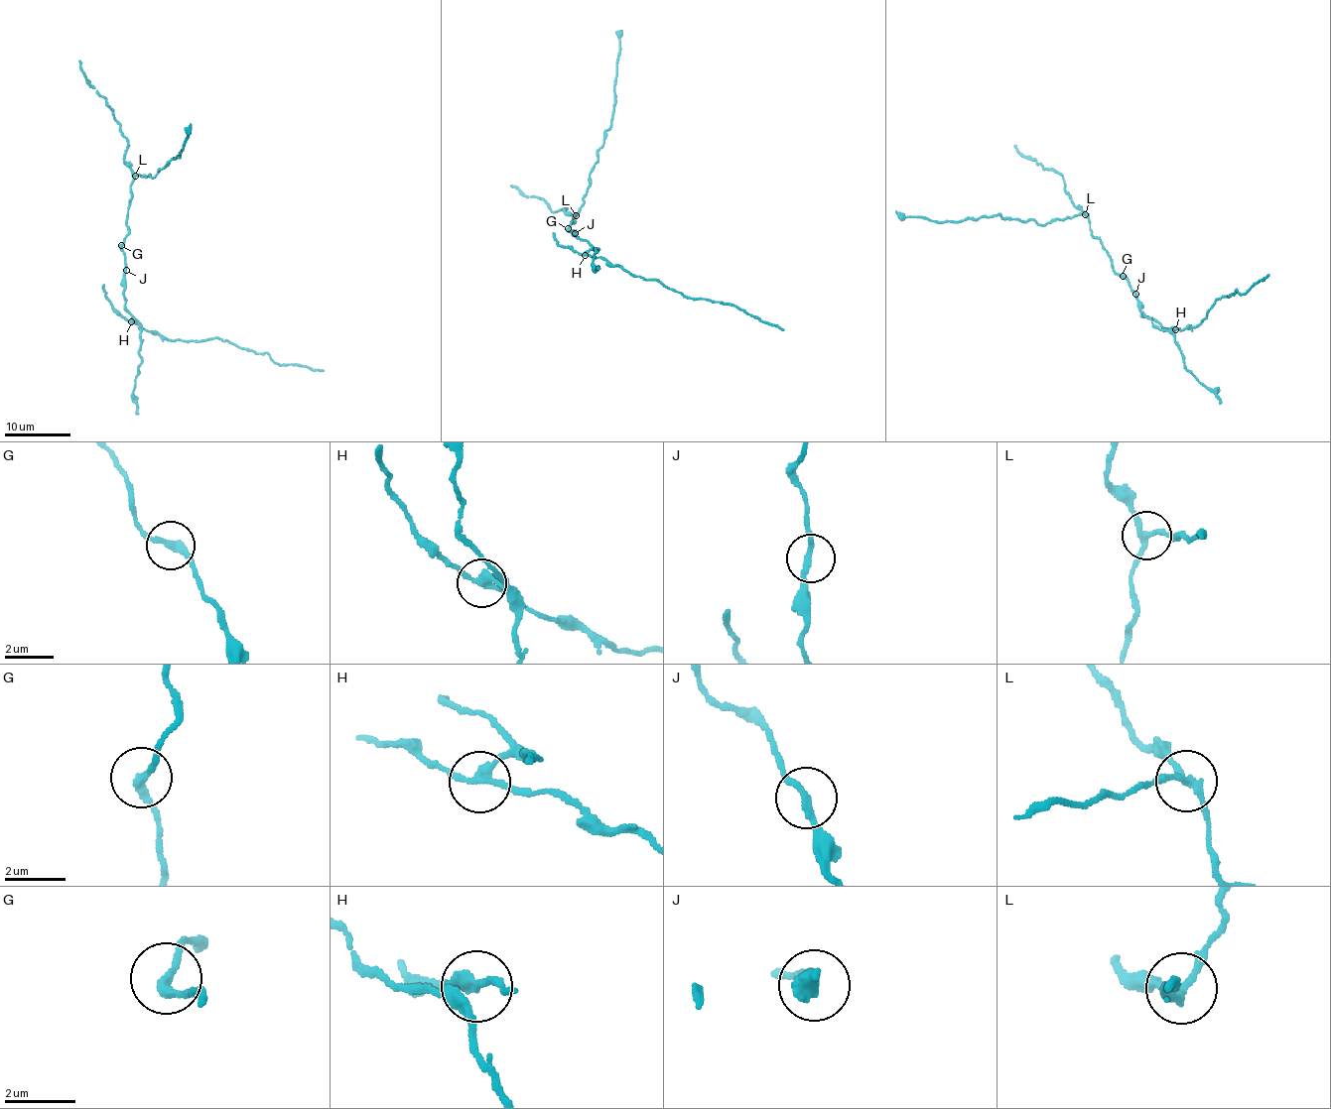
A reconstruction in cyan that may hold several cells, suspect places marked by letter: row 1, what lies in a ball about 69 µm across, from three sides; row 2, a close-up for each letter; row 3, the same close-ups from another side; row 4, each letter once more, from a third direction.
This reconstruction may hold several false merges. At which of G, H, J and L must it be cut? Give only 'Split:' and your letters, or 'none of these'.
Split: H, L

